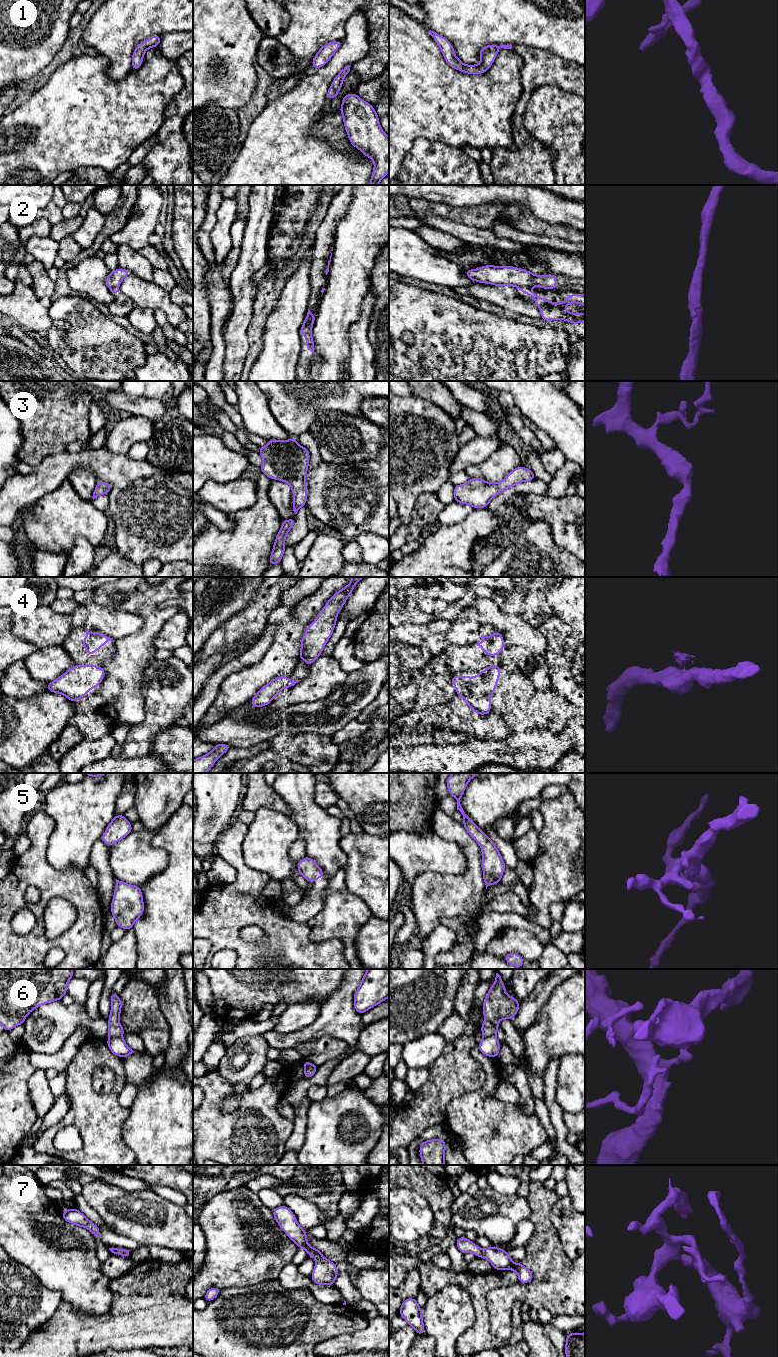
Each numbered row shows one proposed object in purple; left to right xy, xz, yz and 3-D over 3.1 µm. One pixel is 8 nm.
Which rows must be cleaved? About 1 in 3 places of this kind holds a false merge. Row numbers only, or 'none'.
2, 4, 6

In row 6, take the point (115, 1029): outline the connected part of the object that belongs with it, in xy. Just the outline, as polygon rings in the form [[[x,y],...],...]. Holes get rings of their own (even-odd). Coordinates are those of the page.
[[[113,991],[110,995],[111,1000],[111,1011],[108,1018],[108,1036],[109,1037],[122,1037],[124,1035],[124,1029],[119,1022],[119,1016],[121,1014],[122,1002],[119,995]]]

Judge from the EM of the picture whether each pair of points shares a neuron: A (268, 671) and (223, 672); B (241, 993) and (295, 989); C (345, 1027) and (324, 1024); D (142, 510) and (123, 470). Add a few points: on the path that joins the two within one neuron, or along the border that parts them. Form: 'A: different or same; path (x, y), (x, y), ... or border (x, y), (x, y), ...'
A: different; border (256, 663), (232, 672), (221, 683), (219, 690)
B: same; path (254, 989), (282, 989)
C: same; path (340, 1024), (329, 1024)
D: same; path (142, 500), (138, 488), (130, 480)

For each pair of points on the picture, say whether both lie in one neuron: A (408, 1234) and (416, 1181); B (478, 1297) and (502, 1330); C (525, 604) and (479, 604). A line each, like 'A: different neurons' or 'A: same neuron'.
A: different neurons
B: different neurons
C: different neurons

